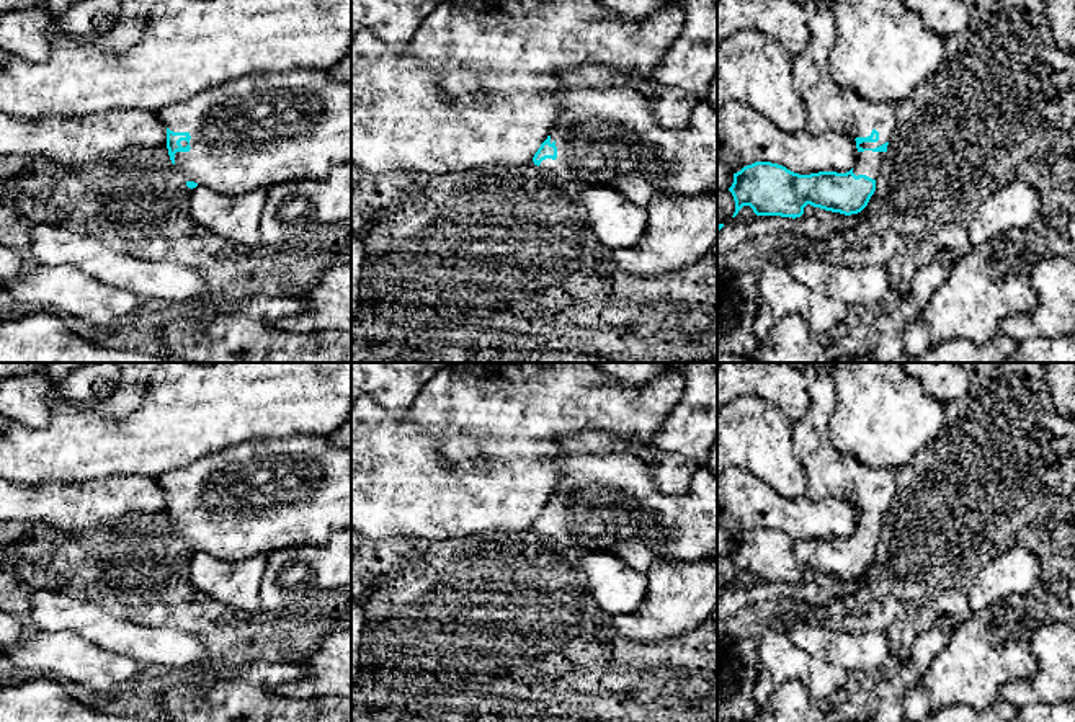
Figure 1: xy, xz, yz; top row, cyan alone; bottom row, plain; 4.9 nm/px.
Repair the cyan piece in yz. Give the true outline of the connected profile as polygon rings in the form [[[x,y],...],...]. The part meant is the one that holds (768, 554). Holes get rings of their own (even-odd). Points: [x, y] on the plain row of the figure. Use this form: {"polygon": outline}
{"polygon": [[[802,366],[810,405],[807,413],[792,428],[792,441],[807,477],[807,497],[810,500],[843,498],[856,506],[858,521],[854,533],[846,539],[819,537],[799,541],[783,531],[755,528],[734,539],[729,557],[735,567],[735,578],[750,572],[756,582],[801,583],[807,570],[845,582],[861,578],[876,557],[876,544],[887,518],[887,511],[899,493],[895,469],[869,469],[841,454],[830,438],[830,418],[836,407],[836,392],[832,371],[823,366]]]}

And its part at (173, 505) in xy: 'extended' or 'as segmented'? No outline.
extended

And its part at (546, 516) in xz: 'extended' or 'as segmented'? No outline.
extended

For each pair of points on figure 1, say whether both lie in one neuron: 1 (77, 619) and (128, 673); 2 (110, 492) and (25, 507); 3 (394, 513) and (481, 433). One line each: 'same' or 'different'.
1: different
2: same
3: same

